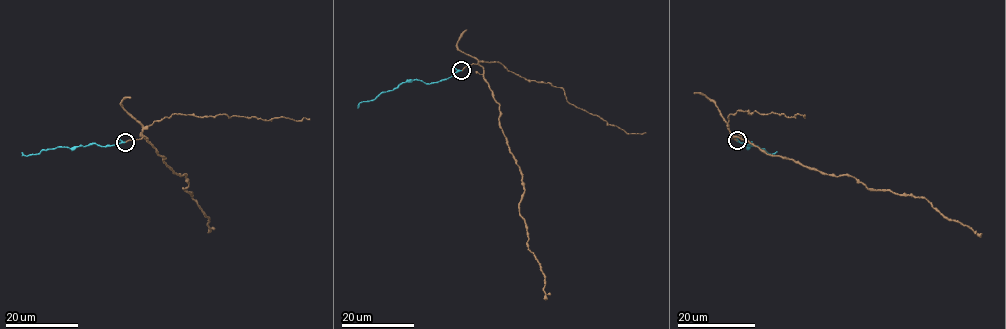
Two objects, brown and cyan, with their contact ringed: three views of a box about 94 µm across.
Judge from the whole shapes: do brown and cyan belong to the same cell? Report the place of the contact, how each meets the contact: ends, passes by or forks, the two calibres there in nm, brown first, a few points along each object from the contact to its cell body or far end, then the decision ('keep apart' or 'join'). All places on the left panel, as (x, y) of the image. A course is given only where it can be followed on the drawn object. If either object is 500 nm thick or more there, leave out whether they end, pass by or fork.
(125, 142) | brown ends | cyan passes by | 200/240 nm | brown via (126, 141), (145, 137), (177, 174), (186, 175), (188, 186), (183, 189), (192, 194), (209, 219), (208, 233) | cyan via (125, 141), (105, 146), (89, 143), (46, 149), (25, 155), (22, 152) | join

